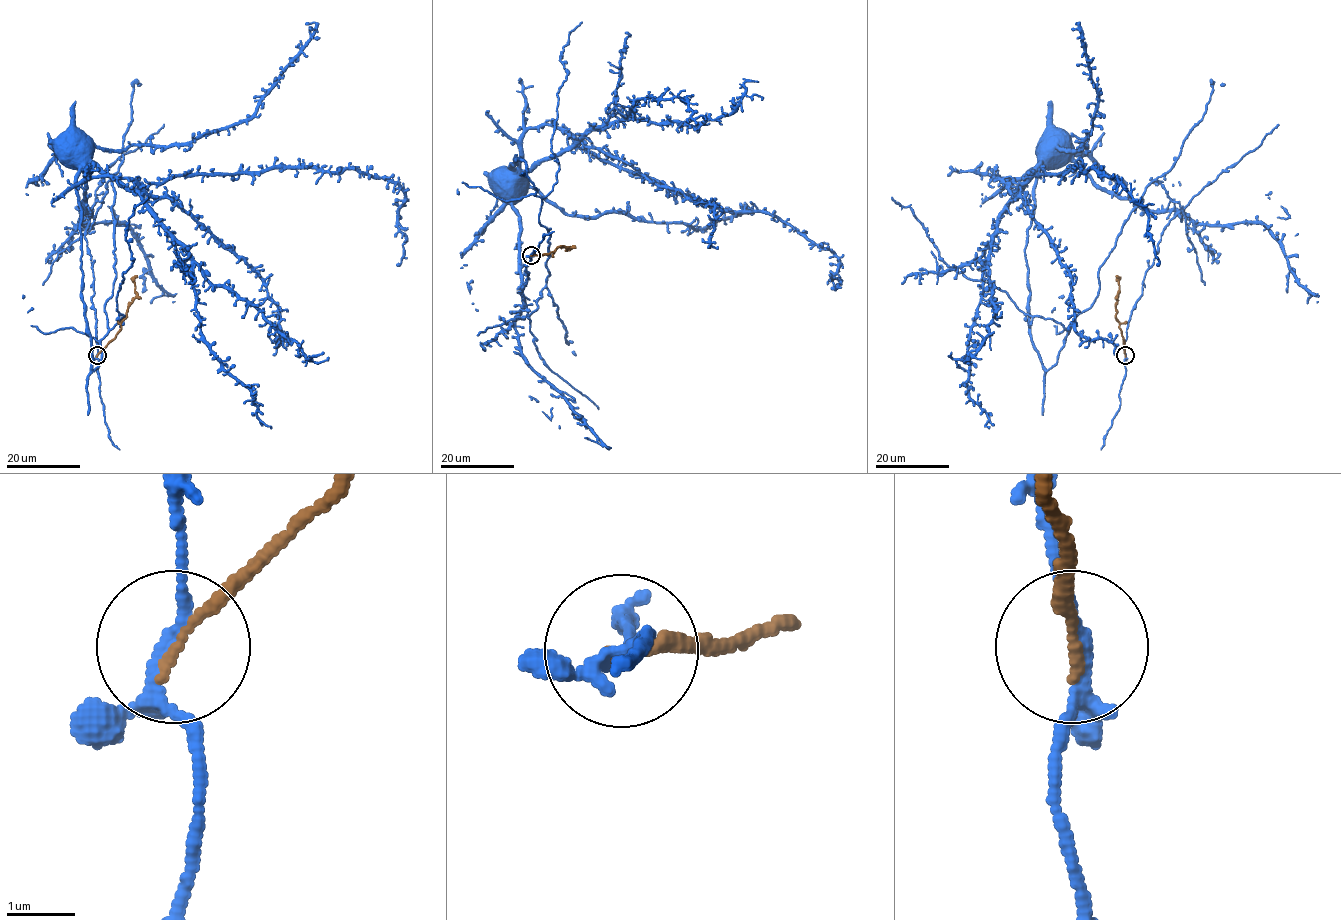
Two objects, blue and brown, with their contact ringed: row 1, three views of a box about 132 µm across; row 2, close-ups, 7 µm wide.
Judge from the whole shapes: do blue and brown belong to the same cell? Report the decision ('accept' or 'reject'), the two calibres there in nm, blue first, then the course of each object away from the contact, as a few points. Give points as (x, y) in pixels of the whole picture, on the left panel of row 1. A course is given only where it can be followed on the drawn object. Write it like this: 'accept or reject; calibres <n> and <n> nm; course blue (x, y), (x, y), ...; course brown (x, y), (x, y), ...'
reject; calibres 160 and 170 nm; course blue (97, 355), (93, 271), (84, 238), (89, 222), (85, 173), (76, 161), (66, 161), (68, 151); course brown (97, 355), (120, 328), (128, 306), (137, 294), (134, 278), (137, 276)

